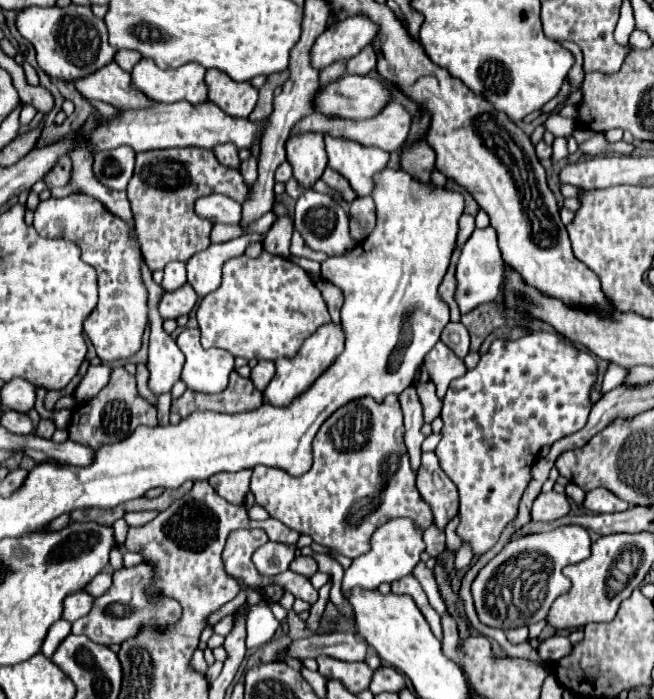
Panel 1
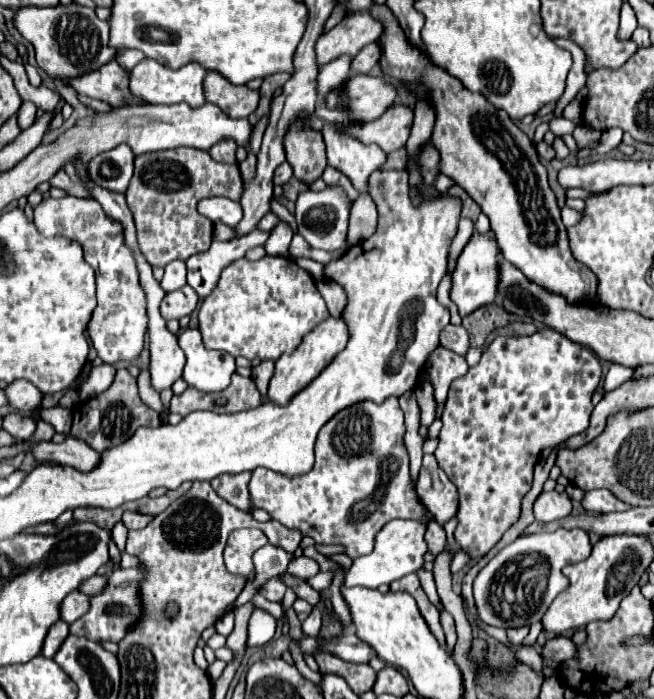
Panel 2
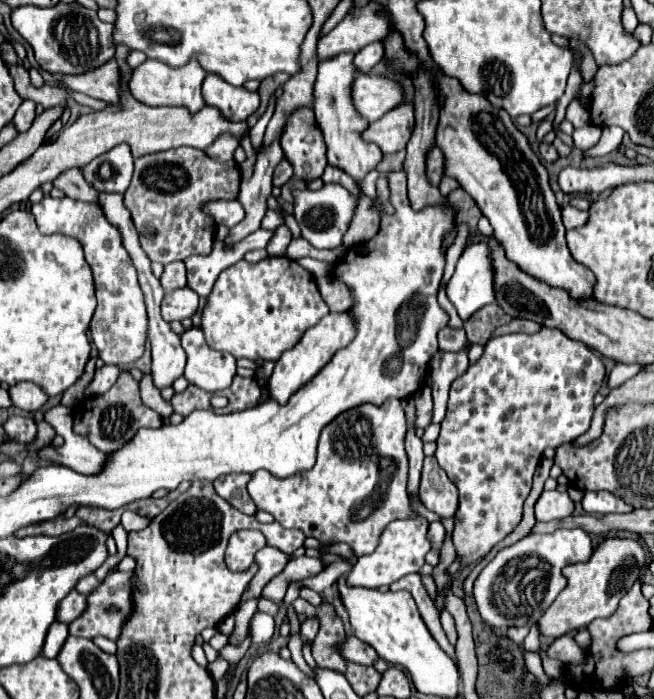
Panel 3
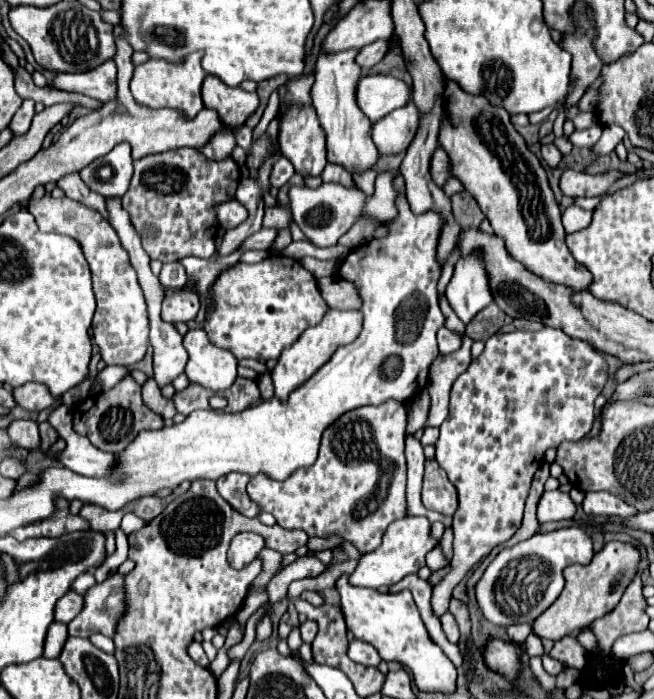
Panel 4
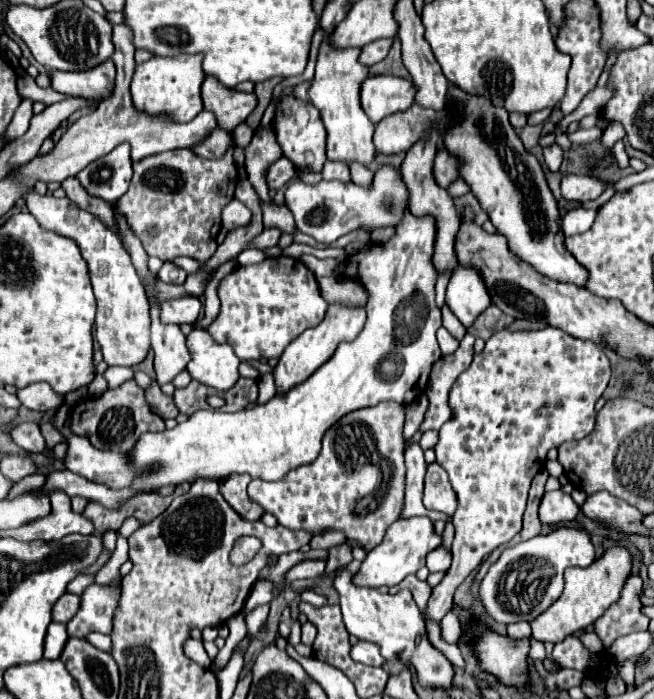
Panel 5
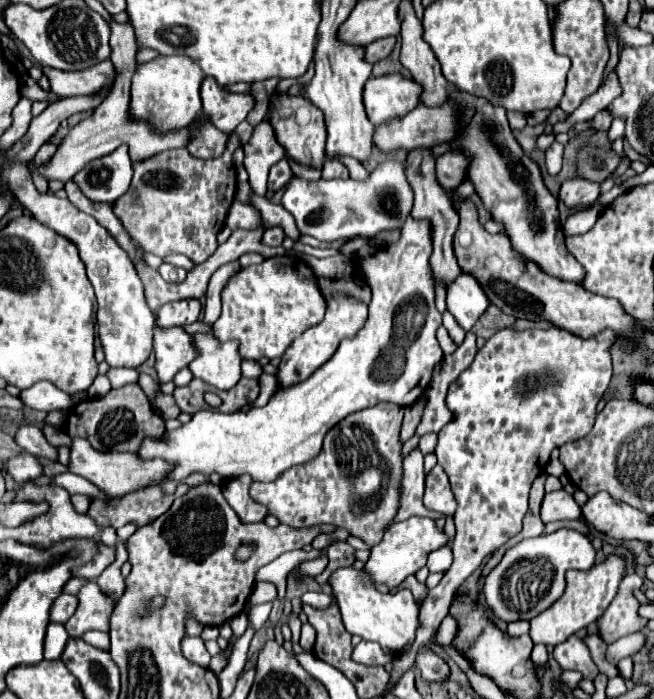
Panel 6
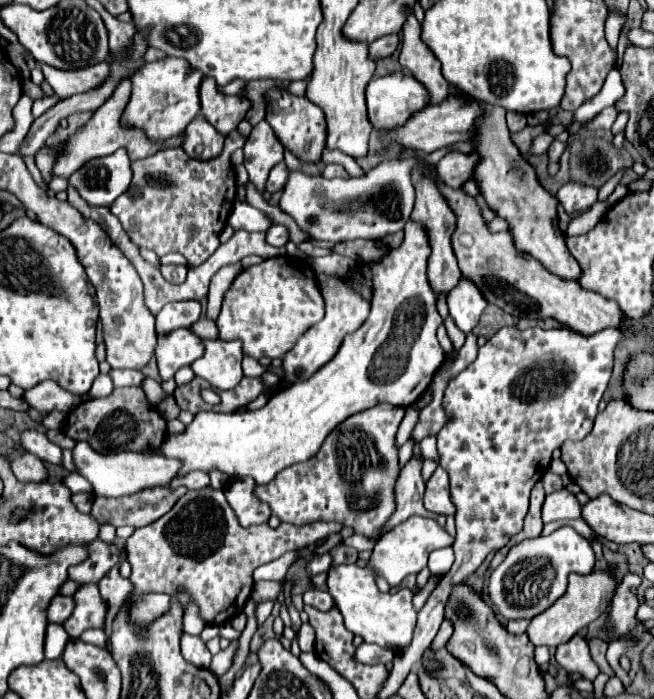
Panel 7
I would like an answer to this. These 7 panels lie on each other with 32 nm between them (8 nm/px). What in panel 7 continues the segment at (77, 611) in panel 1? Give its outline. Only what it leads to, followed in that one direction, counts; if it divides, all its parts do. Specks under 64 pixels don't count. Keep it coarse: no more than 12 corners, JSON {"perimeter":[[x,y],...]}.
{"perimeter":[[62,594],[48,606],[48,622],[68,620],[72,606],[72,596]]}

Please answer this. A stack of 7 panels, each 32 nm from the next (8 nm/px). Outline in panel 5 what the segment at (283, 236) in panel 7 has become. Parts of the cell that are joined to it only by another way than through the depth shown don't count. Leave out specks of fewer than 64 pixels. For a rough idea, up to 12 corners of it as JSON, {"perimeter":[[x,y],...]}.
{"perimeter":[[278,228],[262,230],[252,246],[258,250],[276,246],[280,238]]}

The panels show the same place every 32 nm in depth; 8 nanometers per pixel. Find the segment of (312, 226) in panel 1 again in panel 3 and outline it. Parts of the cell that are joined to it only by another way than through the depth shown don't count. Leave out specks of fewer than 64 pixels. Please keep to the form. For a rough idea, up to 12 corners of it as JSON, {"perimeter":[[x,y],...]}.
{"perimeter":[[340,184],[294,192],[294,218],[314,248],[338,248],[356,208]]}

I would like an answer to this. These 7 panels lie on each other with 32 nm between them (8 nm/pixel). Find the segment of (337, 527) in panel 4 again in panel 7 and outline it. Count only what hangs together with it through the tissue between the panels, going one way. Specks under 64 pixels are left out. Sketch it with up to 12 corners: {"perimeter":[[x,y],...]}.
{"perimeter":[[404,408],[340,422],[256,484],[282,522],[378,540],[396,508]]}

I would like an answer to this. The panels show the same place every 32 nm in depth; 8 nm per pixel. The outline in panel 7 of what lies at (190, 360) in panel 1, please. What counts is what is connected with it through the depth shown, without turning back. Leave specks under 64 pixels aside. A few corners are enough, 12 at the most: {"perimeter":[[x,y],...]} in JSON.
{"perimeter":[[202,340],[190,368],[218,390],[242,380],[240,340]]}

